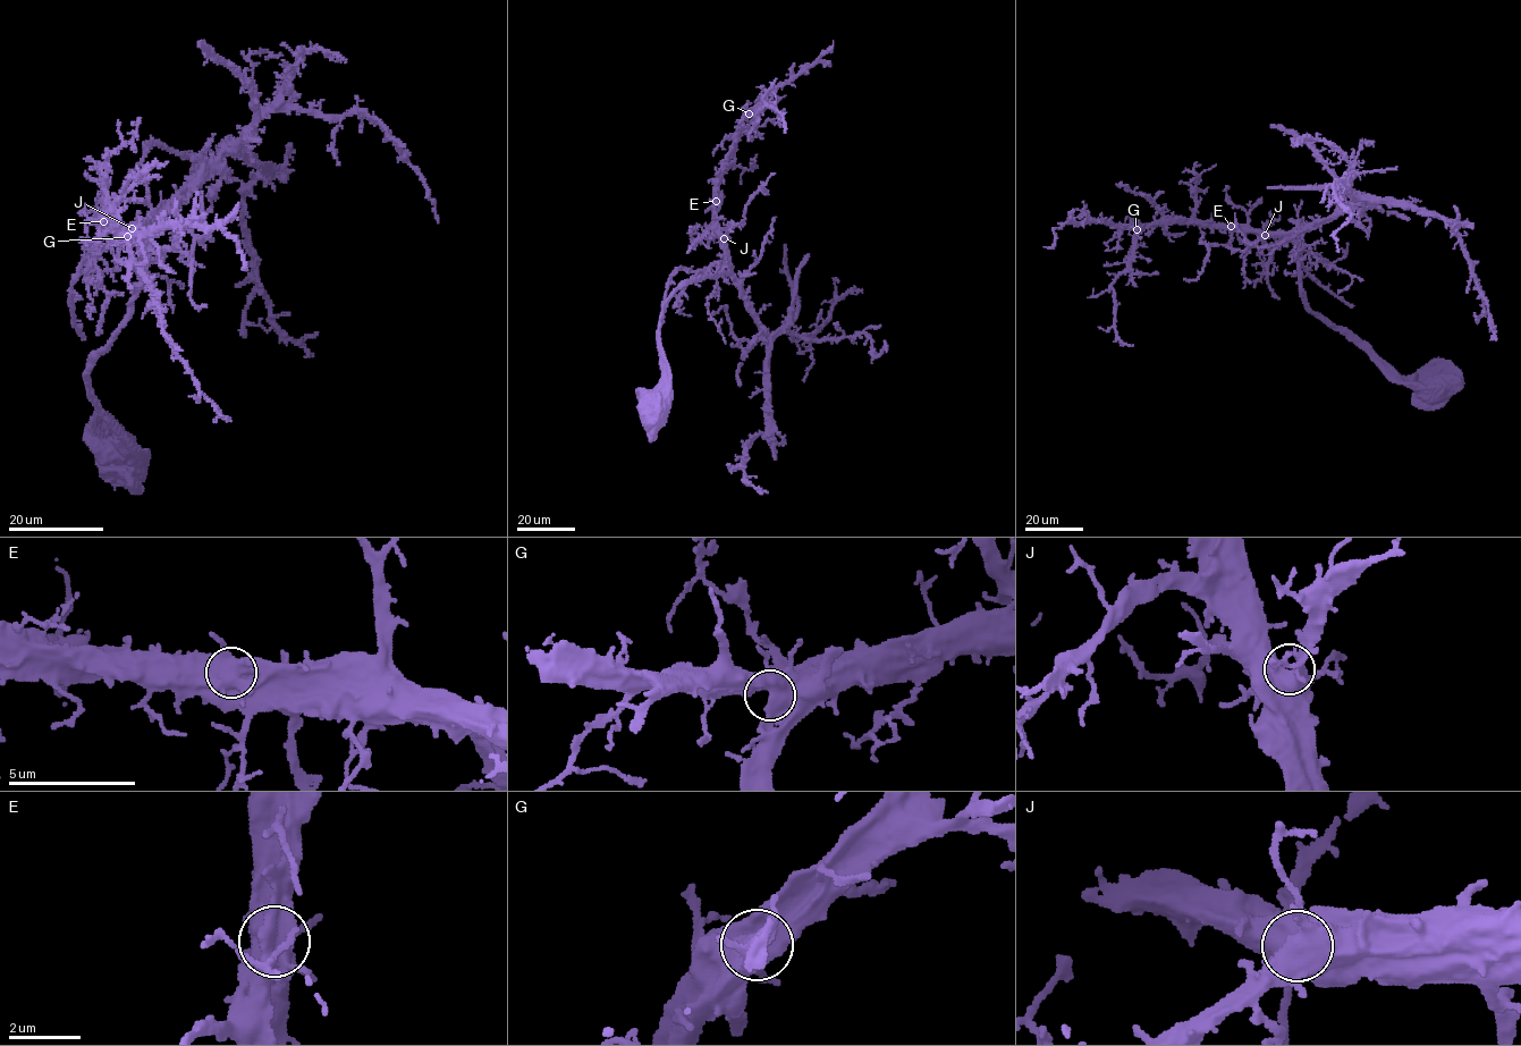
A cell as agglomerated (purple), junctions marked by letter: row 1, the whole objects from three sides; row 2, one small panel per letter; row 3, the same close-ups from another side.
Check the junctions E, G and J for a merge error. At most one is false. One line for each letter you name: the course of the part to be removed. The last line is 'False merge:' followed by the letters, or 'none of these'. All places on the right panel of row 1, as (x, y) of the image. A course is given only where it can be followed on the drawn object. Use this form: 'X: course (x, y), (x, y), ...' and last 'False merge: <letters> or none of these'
False merge: none of these

